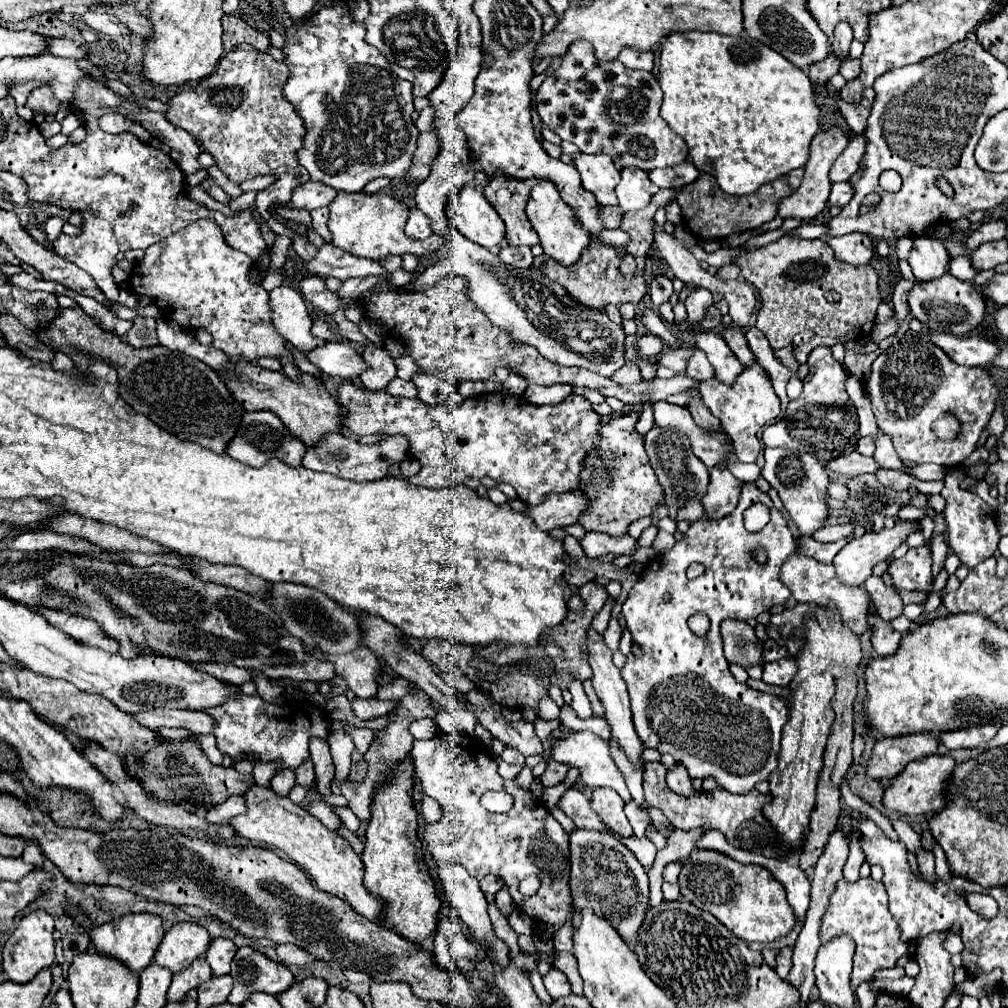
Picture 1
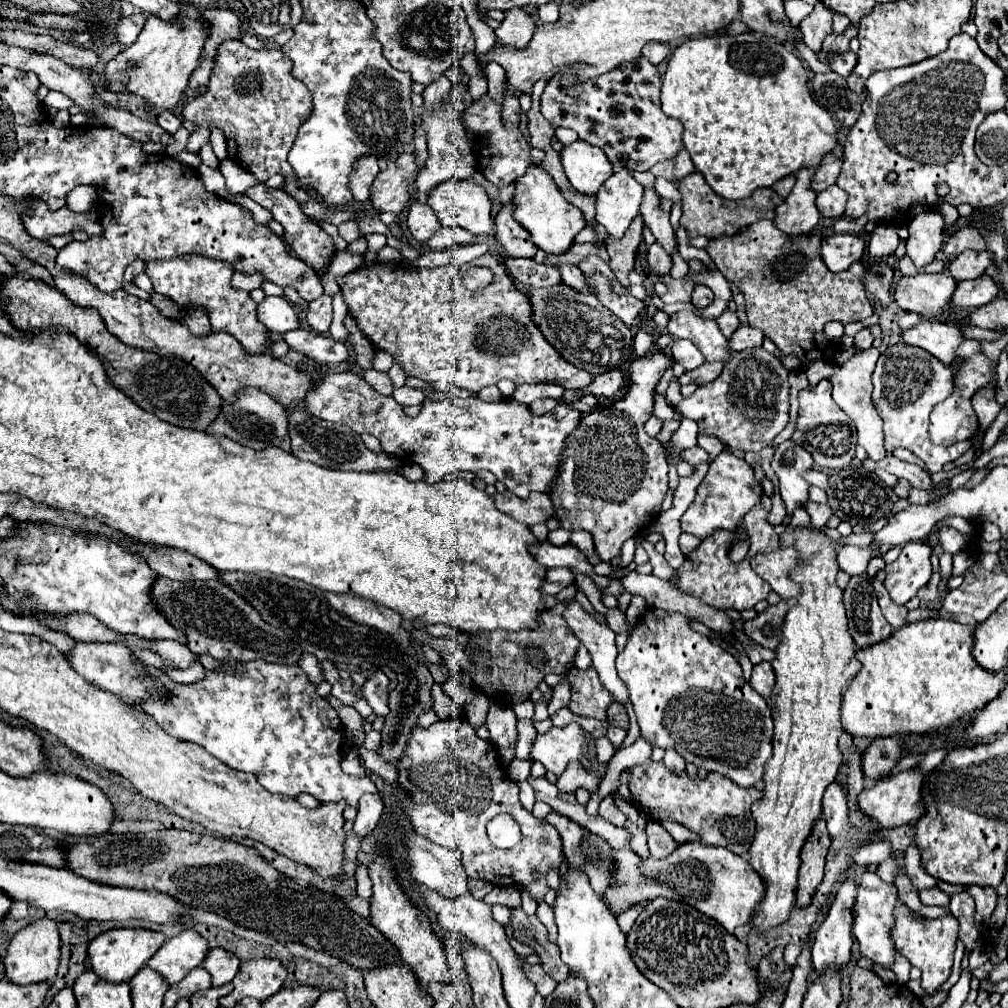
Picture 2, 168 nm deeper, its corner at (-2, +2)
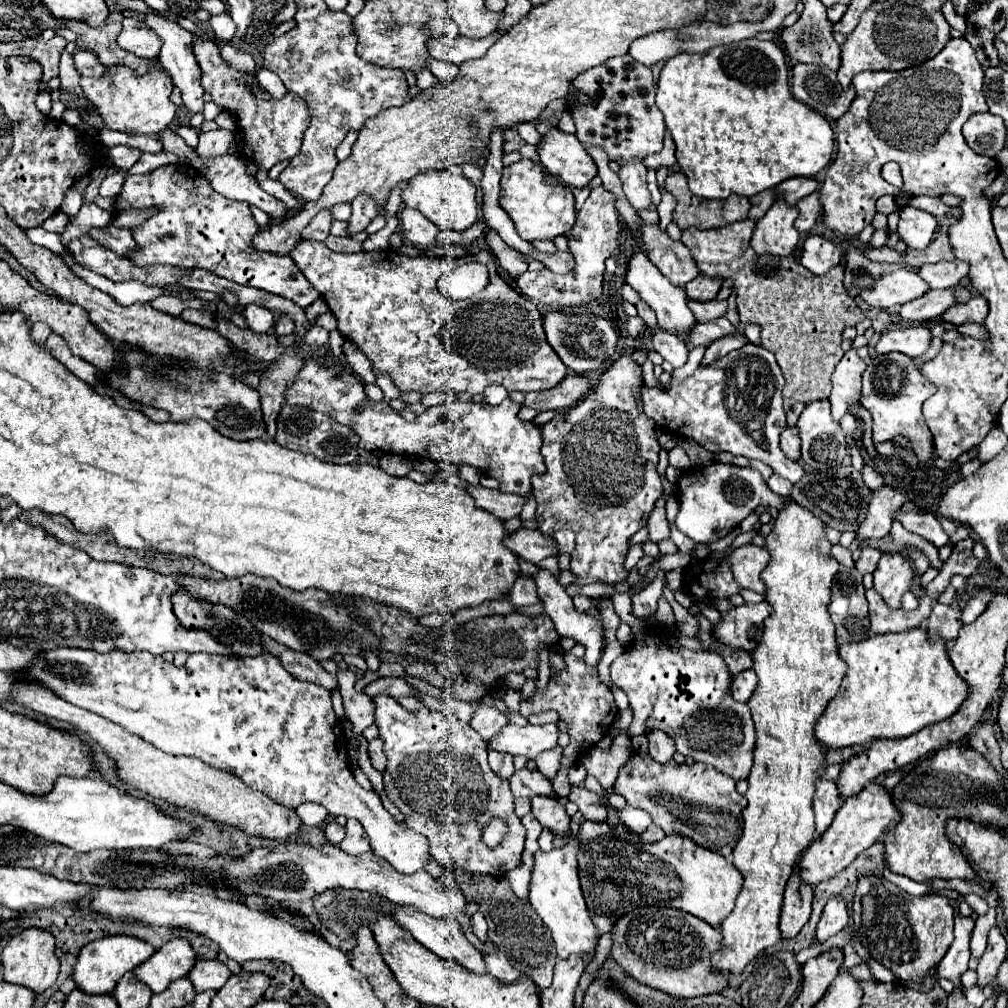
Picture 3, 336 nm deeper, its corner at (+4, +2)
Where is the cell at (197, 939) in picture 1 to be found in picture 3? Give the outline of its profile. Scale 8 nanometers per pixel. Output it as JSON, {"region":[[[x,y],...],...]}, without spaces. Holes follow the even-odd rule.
{"region":[[[174,937],[164,943],[150,959],[146,959],[134,973],[154,993],[162,993],[172,981],[186,977],[196,963],[196,953],[188,939]]]}

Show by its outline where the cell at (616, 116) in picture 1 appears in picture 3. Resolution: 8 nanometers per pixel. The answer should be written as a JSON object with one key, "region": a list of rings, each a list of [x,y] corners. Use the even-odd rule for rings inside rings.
{"region":[[[632,55],[610,57],[598,67],[584,71],[574,79],[574,107],[570,109],[576,123],[576,137],[588,147],[600,147],[606,151],[610,161],[620,165],[646,159],[652,153],[658,153],[664,145],[664,115],[654,105],[656,85],[652,79],[650,67],[644,67],[632,59]],[[584,93],[588,103],[580,105],[578,95]]]}

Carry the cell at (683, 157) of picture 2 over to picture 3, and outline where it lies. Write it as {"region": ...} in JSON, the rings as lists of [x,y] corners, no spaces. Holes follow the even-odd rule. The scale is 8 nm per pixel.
{"region":[[[666,133],[666,139],[664,139],[664,149],[648,159],[644,159],[644,165],[648,169],[660,169],[660,167],[674,167],[676,165],[676,147],[674,147],[674,141],[670,137],[670,133]]]}

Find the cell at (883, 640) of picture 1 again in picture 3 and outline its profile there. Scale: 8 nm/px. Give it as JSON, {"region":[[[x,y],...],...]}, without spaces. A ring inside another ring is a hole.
{"region":[[[842,567],[836,573],[828,611],[836,625],[838,645],[868,639],[870,635],[868,601],[864,597],[862,575],[858,573],[858,569]]]}

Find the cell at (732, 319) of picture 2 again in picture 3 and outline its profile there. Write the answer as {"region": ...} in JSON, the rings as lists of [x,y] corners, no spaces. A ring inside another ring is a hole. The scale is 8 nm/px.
{"region":[[[714,299],[706,301],[706,303],[690,301],[690,305],[692,305],[692,311],[700,323],[714,321],[714,319],[726,315],[726,301],[714,301]]]}

